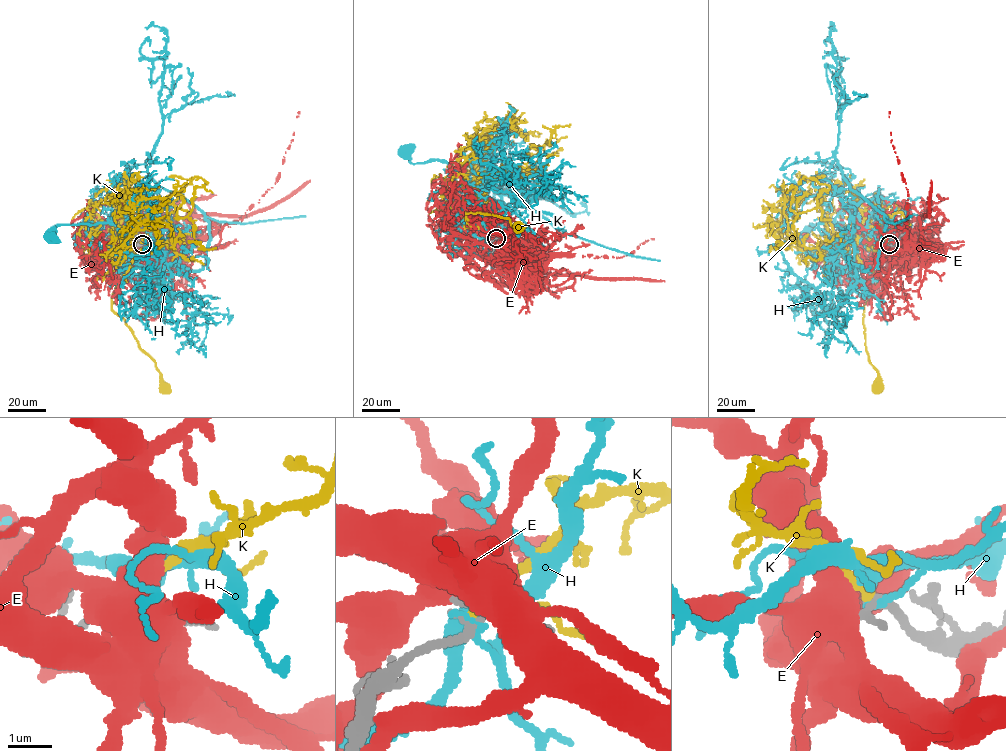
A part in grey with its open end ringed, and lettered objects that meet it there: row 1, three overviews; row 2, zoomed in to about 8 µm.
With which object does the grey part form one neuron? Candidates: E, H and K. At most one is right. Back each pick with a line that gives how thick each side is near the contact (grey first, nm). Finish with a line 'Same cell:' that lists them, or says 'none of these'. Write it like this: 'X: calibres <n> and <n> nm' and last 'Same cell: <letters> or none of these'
K: calibres 200 and 200 nm
Same cell: K

